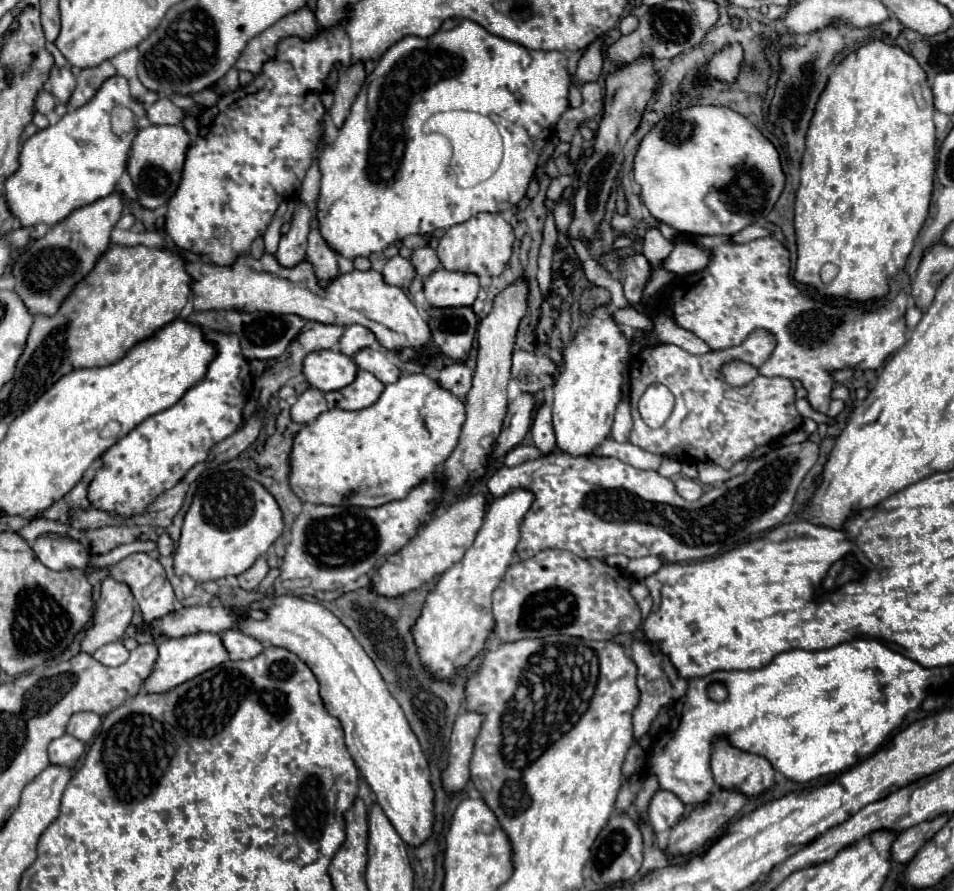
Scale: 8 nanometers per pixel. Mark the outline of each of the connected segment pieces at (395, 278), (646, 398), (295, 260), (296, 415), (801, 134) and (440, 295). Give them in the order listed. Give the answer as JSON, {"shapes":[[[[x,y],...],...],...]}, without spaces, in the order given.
{"shapes":[[[[400,255],[392,257],[386,261],[384,269],[382,269],[382,277],[388,285],[396,285],[400,289],[408,289],[410,281],[416,277],[416,271],[412,267],[412,263]]],[[[664,385],[648,387],[638,403],[640,415],[648,427],[662,427],[668,415],[672,413],[672,407],[674,407],[672,393]]],[[[296,205],[294,217],[292,217],[292,227],[286,235],[282,235],[276,259],[282,267],[296,267],[298,263],[304,261],[306,247],[308,247],[308,231],[310,231],[310,221],[312,213],[306,205]]],[[[308,387],[302,395],[298,395],[298,401],[292,405],[290,415],[296,423],[310,423],[326,409],[328,403],[324,403],[324,393],[316,387]]],[[[886,19],[884,23],[878,23],[876,27],[866,27],[866,29],[846,27],[846,31],[842,29],[842,25],[830,23],[828,27],[810,33],[806,39],[806,45],[780,49],[778,55],[780,55],[780,69],[782,71],[780,71],[780,79],[778,79],[776,89],[774,89],[774,97],[772,97],[770,107],[768,107],[768,121],[786,135],[790,161],[794,157],[800,157],[798,151],[804,151],[804,137],[806,137],[810,119],[814,115],[816,103],[818,103],[818,99],[820,99],[820,95],[828,83],[828,71],[830,71],[834,57],[840,55],[844,49],[854,47],[854,45],[858,45],[870,37],[874,37],[874,39],[882,39],[882,37],[896,39],[900,35],[900,31],[904,31],[904,29],[906,27],[896,19]]],[[[436,269],[424,281],[424,297],[430,307],[470,307],[478,295],[480,281],[476,275]]]]}

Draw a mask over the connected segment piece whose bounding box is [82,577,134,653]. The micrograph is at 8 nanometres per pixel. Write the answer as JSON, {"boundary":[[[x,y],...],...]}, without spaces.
{"boundary":[[[112,577],[102,581],[102,593],[94,609],[92,625],[86,629],[82,641],[82,651],[94,653],[98,647],[118,641],[134,615],[132,591],[126,583],[120,583]]]}

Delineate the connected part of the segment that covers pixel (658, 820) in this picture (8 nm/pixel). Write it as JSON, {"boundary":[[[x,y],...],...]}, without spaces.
{"boundary":[[[658,789],[656,795],[650,799],[648,805],[648,821],[654,829],[654,833],[660,833],[664,829],[674,827],[674,823],[684,815],[684,803],[672,795],[670,791]]]}

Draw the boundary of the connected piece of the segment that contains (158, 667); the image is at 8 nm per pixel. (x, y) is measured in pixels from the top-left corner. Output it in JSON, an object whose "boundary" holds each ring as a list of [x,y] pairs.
{"boundary":[[[196,633],[196,635],[188,635],[188,637],[180,637],[180,639],[166,639],[158,647],[158,659],[156,659],[150,675],[144,679],[142,691],[150,693],[150,695],[168,693],[174,687],[186,683],[188,679],[194,679],[196,675],[224,663],[226,659],[228,659],[228,653],[222,645],[220,635],[216,635],[216,633]]]}

